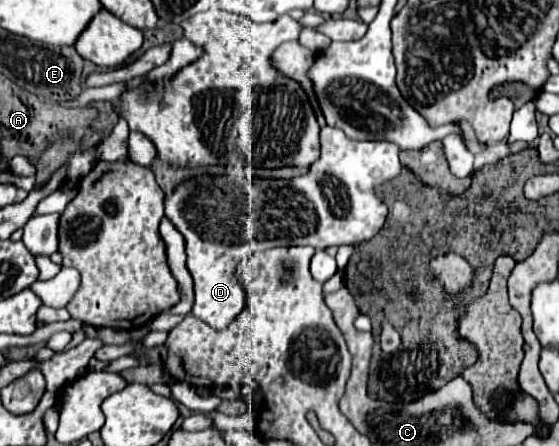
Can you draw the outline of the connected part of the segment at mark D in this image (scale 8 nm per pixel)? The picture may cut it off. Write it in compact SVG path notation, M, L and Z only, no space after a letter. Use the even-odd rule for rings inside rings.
M330 126L322 128L320 144L322 156L316 164L310 166L308 174L294 180L256 180L258 196L252 210L244 210L244 222L240 222L240 210L234 206L234 202L230 202L230 194L224 192L224 184L218 184L218 178L192 178L180 184L172 196L166 196L164 212L186 240L186 268L194 278L196 294L192 314L210 328L226 328L246 306L246 290L242 288L242 282L236 274L238 264L242 264L246 256L276 246L314 246L316 250L326 250L328 246L360 244L374 238L384 226L388 208L376 196L376 186L400 176L402 164L398 160L398 146L390 142L356 142L350 140L342 130ZM304 198L312 204L314 212L304 212Z

